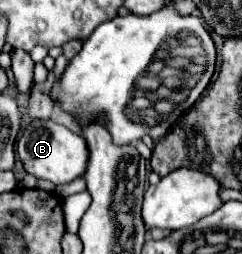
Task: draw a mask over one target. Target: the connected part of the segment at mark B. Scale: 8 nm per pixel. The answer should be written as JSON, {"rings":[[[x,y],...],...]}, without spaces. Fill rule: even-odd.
{"rings":[[[36,119],[36,121],[28,123],[18,135],[16,153],[18,153],[26,173],[30,173],[38,179],[52,181],[54,185],[70,183],[72,179],[80,177],[88,165],[88,147],[86,147],[84,137],[72,133],[70,129],[66,129],[64,125],[58,125],[54,121]]]}

